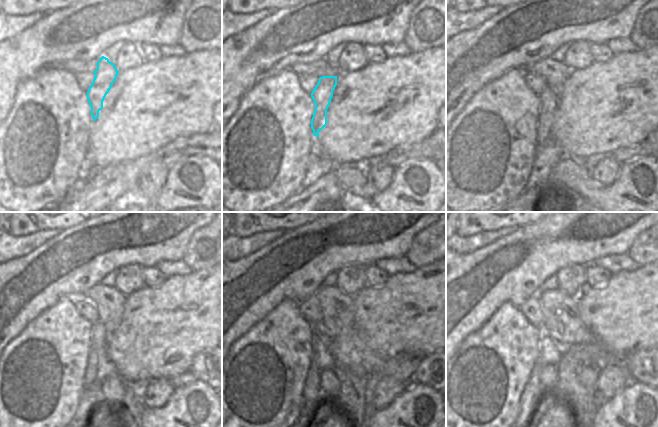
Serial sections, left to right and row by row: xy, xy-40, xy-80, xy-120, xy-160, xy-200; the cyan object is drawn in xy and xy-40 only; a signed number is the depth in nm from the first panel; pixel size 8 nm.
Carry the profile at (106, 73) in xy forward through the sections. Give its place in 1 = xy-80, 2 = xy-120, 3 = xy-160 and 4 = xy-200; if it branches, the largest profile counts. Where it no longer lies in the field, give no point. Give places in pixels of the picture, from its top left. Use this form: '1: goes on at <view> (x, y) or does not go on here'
1: goes on at xy-80 (547, 99)
2: goes on at xy-120 (98, 332)
3: goes on at xy-160 (311, 390)
4: goes on at xy-200 (534, 393)

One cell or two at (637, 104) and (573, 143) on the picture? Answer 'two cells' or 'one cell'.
one cell

